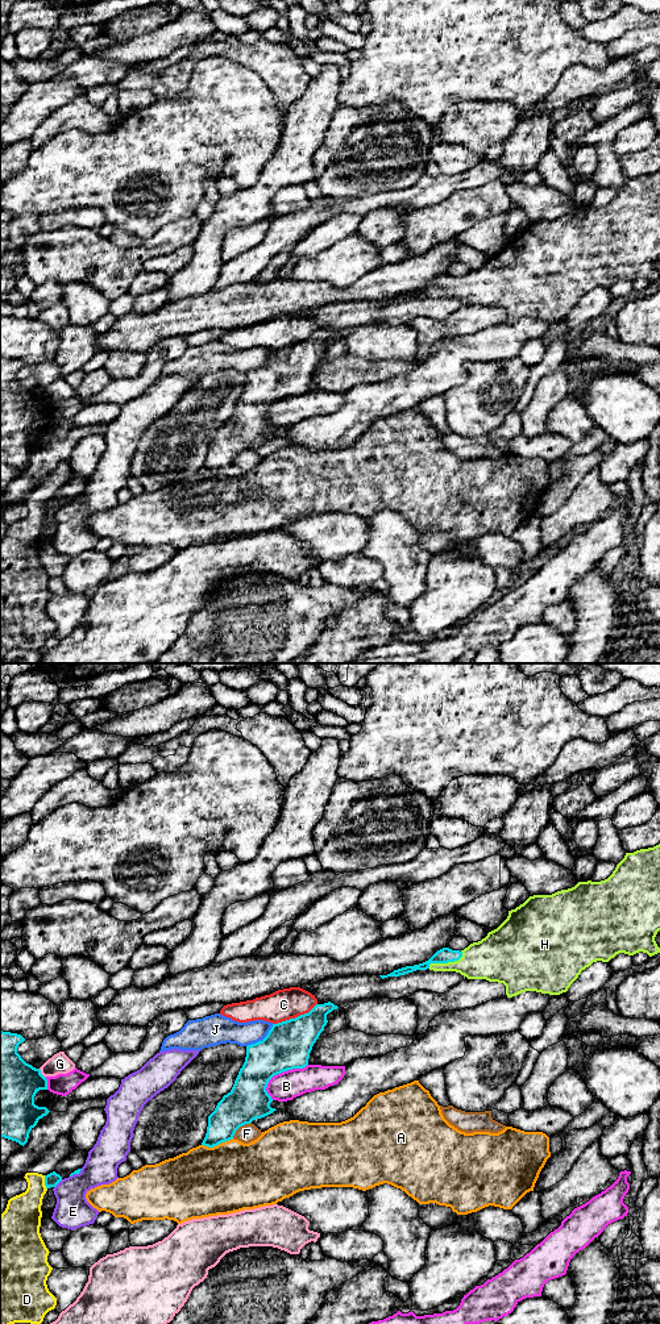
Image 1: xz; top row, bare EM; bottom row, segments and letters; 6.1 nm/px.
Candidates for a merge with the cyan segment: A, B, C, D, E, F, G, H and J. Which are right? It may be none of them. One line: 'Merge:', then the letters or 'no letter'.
Merge: H

